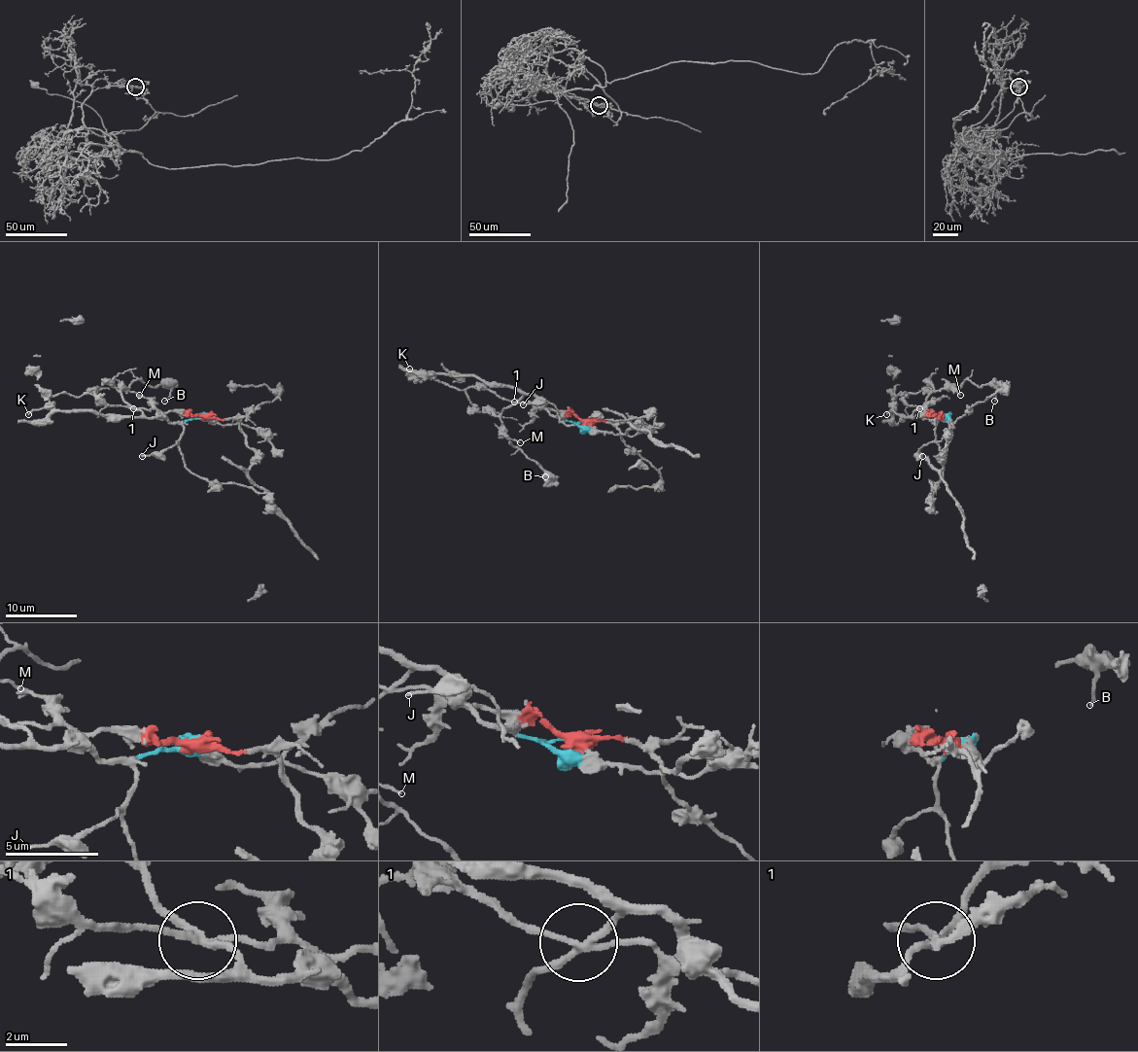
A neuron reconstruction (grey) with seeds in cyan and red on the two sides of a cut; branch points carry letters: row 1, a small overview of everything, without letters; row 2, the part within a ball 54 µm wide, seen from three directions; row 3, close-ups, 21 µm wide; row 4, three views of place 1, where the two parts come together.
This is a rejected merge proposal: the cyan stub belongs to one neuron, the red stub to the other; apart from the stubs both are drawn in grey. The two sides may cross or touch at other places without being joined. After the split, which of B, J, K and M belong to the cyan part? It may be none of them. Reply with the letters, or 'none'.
B, J, K, M

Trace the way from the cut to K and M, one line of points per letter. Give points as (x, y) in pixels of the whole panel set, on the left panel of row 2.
K: (204, 415), (175, 422), (155, 417), (111, 417), (91, 411), (39, 407), (28, 415)
M: (204, 415), (175, 422), (141, 413), (120, 392), (128, 390), (139, 395)

